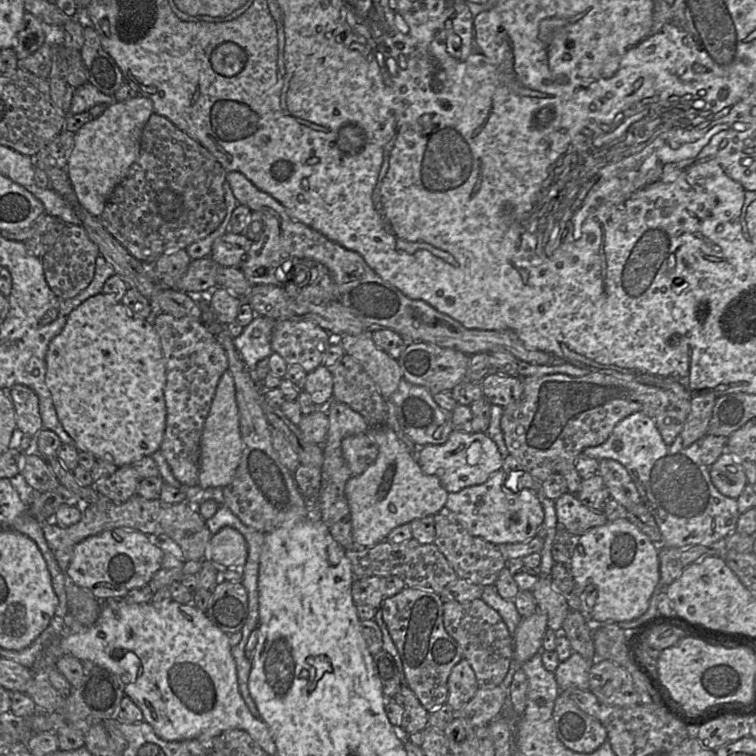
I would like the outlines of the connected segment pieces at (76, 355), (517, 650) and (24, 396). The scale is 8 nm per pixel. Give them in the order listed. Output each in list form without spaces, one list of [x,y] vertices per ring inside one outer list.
[[[103,293],[97,294],[88,298],[70,313],[62,331],[51,340],[45,361],[47,368],[46,384],[51,393],[57,417],[65,431],[75,441],[79,451],[90,452],[96,459],[107,460],[117,466],[117,468],[120,468],[131,466],[143,457],[150,456],[159,450],[166,425],[166,405],[164,399],[166,363],[159,336],[151,319],[136,317],[121,302],[116,302]]]
[[[539,610],[532,616],[522,618],[514,634],[514,657],[519,664],[530,660],[536,653],[544,651],[542,649],[543,637],[548,628],[547,615]]]
[[[22,384],[12,386],[7,393],[15,409],[16,428],[24,436],[37,436],[43,429],[37,394]]]

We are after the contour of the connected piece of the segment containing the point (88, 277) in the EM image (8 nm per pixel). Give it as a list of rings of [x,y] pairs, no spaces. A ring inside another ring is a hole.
[[[67,225],[54,246],[40,258],[51,291],[61,299],[71,299],[80,294],[93,280],[98,256],[99,249],[85,229],[81,225]]]

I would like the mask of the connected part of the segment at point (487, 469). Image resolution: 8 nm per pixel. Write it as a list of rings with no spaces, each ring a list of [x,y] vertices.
[[[453,429],[443,444],[419,446],[416,460],[425,474],[440,479],[446,491],[458,492],[465,487],[485,483],[492,473],[502,469],[504,459],[496,443],[486,433],[466,433]]]

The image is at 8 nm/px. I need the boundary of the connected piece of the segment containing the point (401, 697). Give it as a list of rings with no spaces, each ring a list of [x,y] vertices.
[[[408,685],[402,686],[393,699],[402,711],[401,724],[395,727],[400,733],[422,732],[428,726],[428,711]]]

